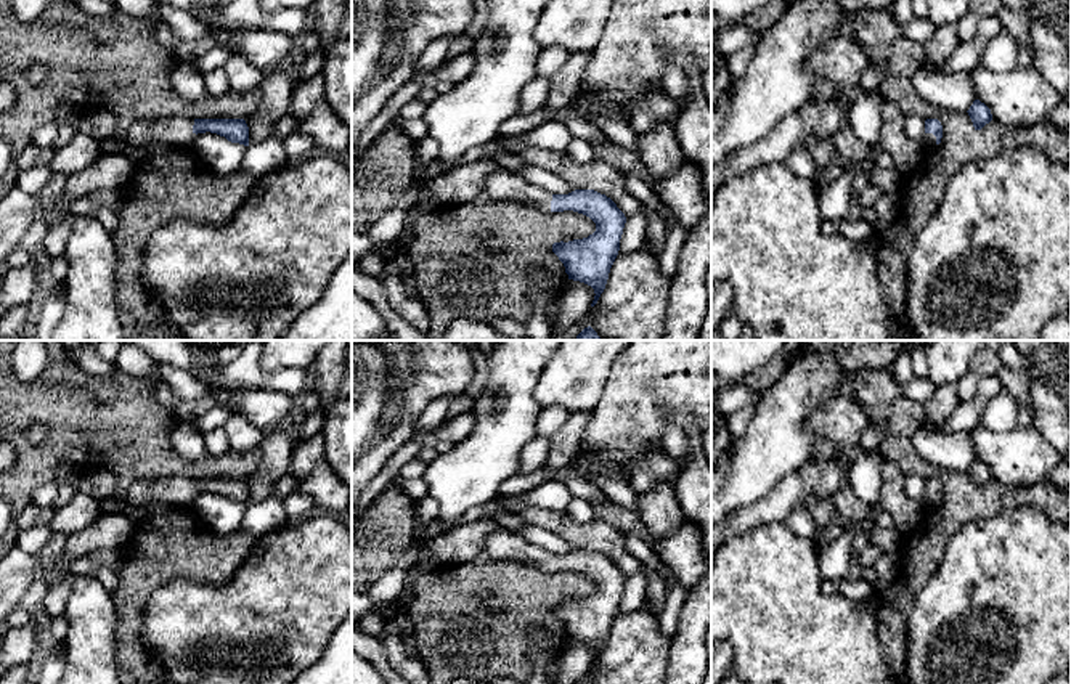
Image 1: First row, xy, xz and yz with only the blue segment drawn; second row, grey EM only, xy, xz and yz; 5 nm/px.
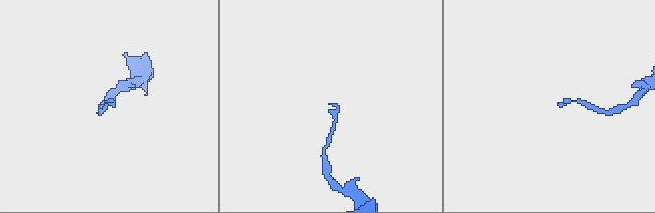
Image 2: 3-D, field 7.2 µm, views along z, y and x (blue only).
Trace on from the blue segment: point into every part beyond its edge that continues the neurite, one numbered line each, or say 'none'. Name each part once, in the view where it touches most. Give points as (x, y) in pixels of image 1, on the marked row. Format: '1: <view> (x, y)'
1: xy (172, 130)

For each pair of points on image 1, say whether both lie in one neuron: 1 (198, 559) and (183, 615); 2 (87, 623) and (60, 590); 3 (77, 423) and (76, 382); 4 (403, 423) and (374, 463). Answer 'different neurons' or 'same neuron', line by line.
1: different neurons
2: different neurons
3: same neuron
4: same neuron

